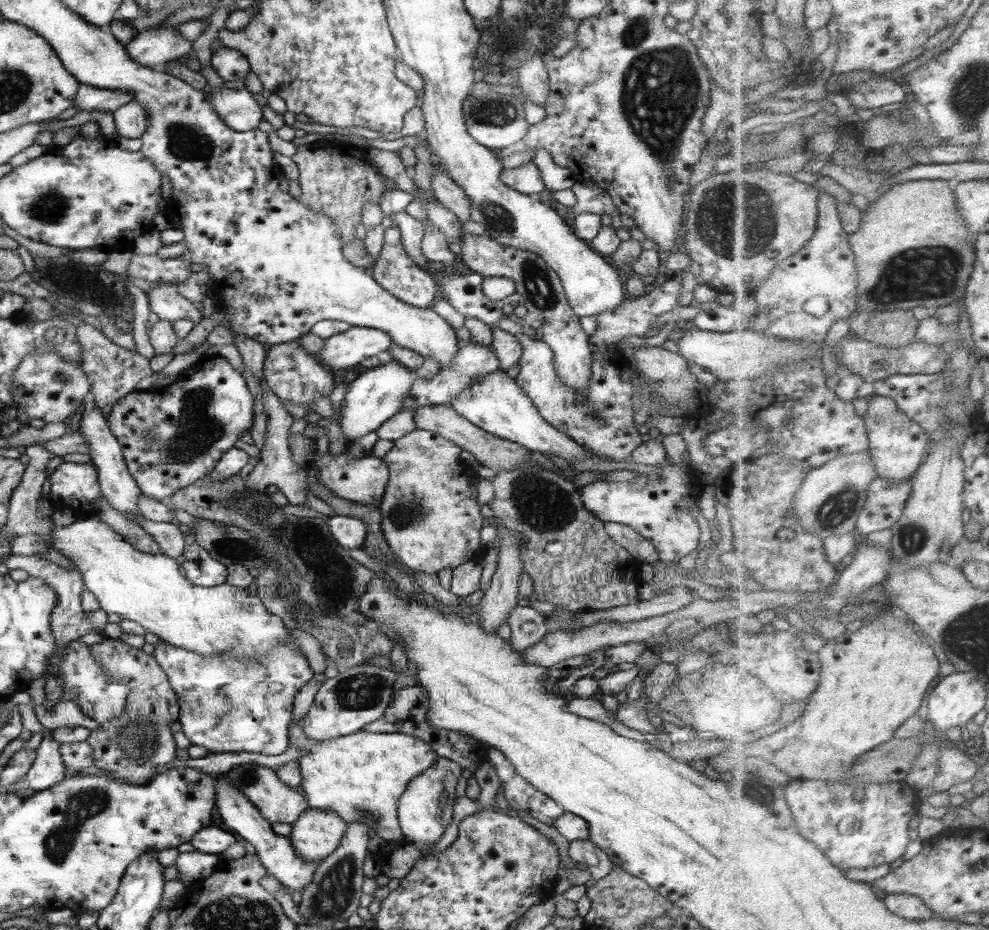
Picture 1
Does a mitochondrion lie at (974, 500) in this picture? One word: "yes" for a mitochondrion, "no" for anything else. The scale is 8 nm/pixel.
no

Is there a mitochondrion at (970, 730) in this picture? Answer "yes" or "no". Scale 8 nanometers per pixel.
no

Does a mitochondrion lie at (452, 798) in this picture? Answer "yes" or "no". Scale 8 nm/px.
no

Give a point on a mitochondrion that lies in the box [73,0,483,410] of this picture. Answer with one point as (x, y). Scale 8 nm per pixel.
(189, 143)

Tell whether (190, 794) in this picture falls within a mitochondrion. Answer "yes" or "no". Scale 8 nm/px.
no

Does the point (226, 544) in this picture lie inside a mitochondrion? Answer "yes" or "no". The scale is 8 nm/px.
yes

